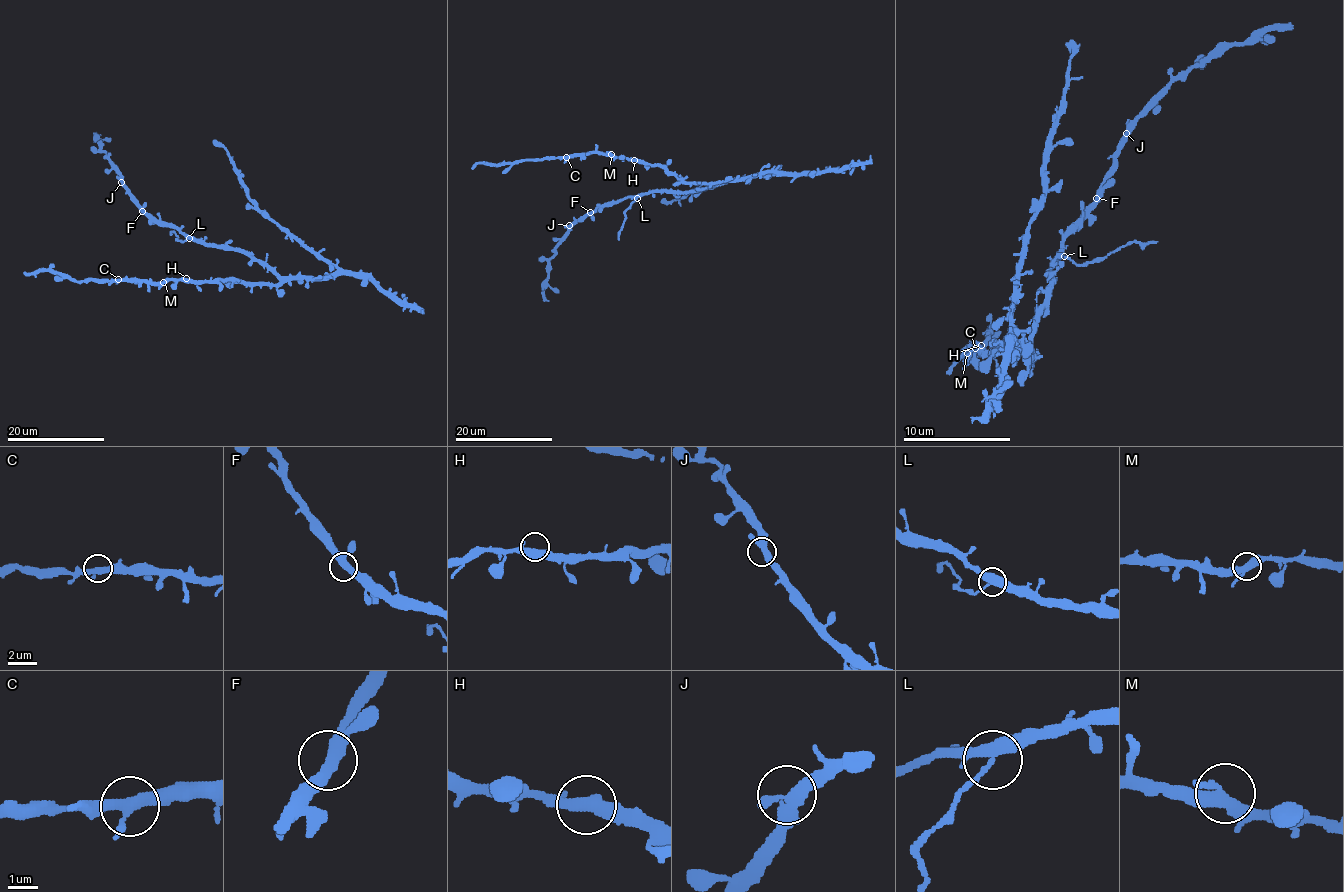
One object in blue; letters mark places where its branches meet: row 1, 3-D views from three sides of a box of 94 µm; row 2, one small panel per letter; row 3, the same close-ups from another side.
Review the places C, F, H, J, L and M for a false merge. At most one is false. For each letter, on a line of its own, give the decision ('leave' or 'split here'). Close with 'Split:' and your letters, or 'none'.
C: leave
F: leave
H: leave
J: leave
L: split here
M: leave
Split: L

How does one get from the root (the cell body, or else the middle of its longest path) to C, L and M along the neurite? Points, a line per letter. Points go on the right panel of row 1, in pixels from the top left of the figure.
C: (1037, 324), (1029, 345), (1029, 359), (1032, 356), (1024, 351), (978, 348), (970, 356), (964, 353), (975, 348)
L: (1037, 324), (1037, 313), (1045, 305), (1050, 292), (1050, 270), (1064, 257)
M: (1037, 324), (1029, 345), (1029, 359), (1032, 356), (1024, 351), (973, 348), (967, 353)

